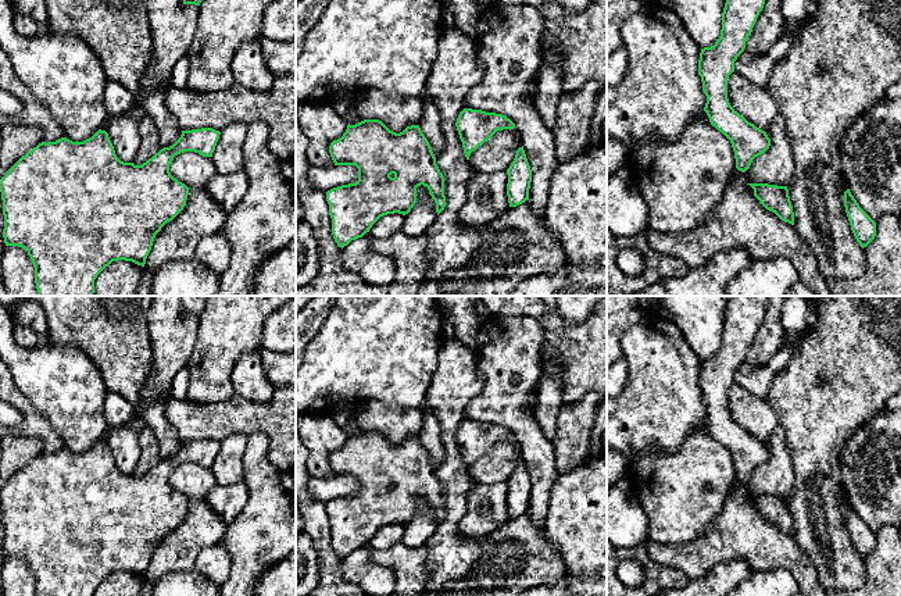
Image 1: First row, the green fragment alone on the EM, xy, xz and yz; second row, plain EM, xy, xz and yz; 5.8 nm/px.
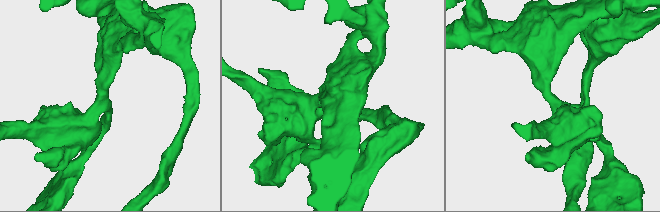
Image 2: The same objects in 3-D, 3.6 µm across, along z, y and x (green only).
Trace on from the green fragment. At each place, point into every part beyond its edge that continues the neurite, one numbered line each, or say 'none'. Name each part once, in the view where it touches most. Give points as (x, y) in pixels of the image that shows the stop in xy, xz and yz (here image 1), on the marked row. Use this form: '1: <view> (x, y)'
none

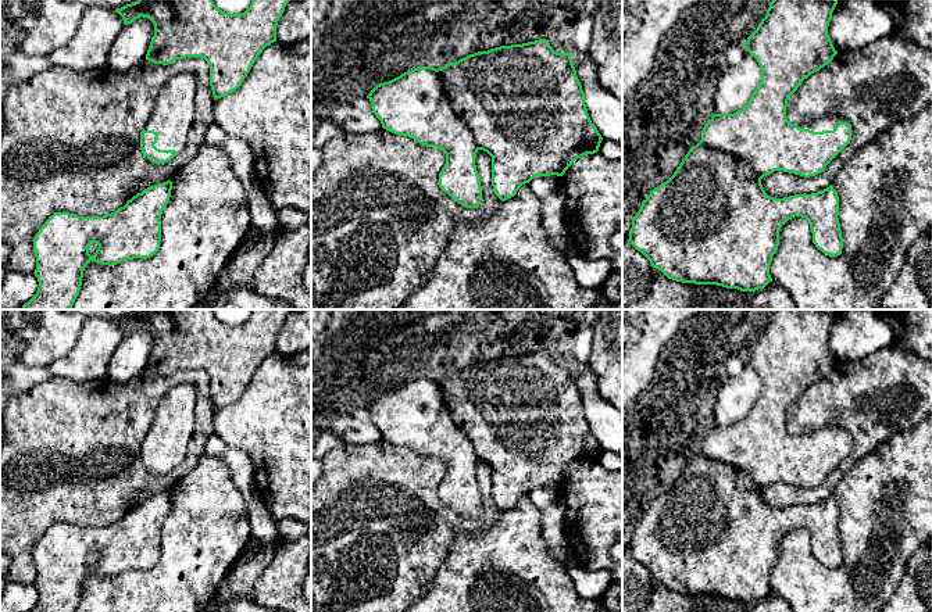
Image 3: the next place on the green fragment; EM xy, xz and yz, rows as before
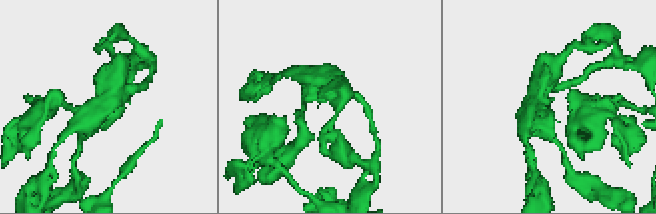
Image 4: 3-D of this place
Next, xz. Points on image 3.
none

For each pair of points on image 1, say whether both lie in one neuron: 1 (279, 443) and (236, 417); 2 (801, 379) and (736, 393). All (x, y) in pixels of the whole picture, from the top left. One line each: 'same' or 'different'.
1: same
2: different

